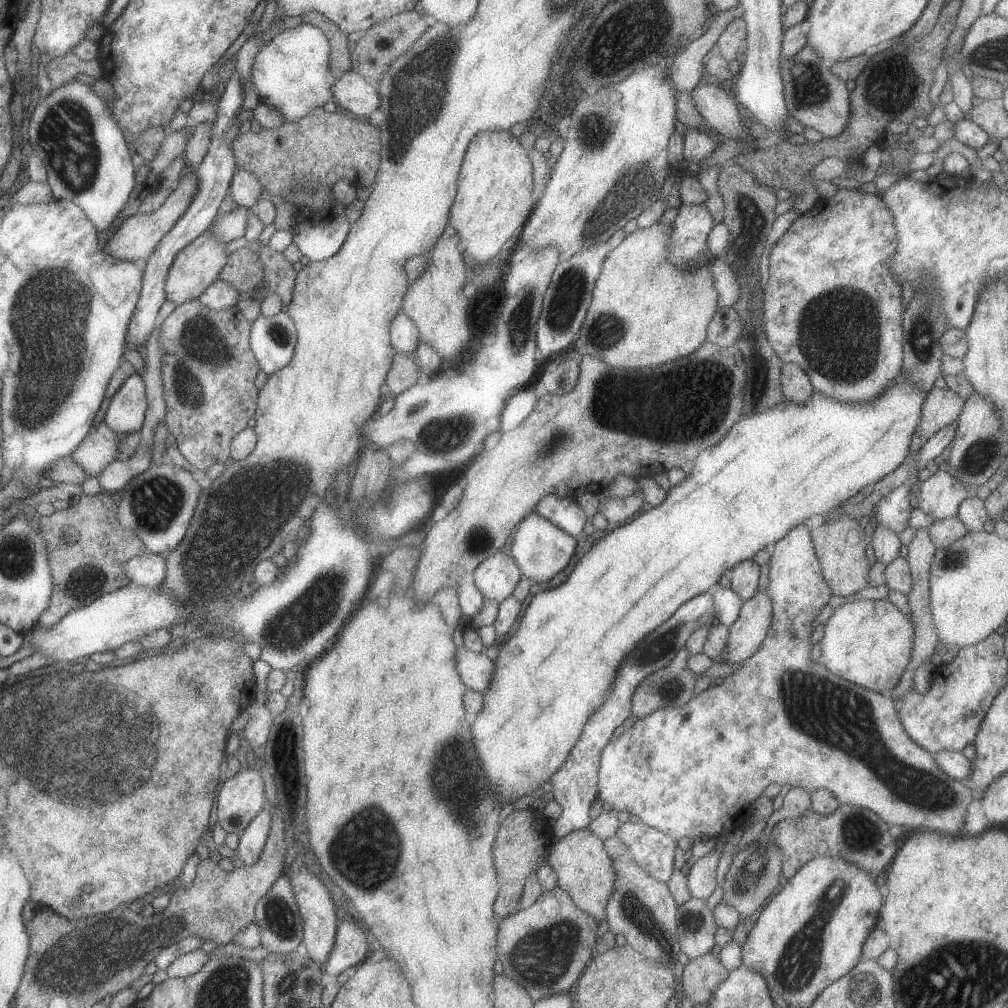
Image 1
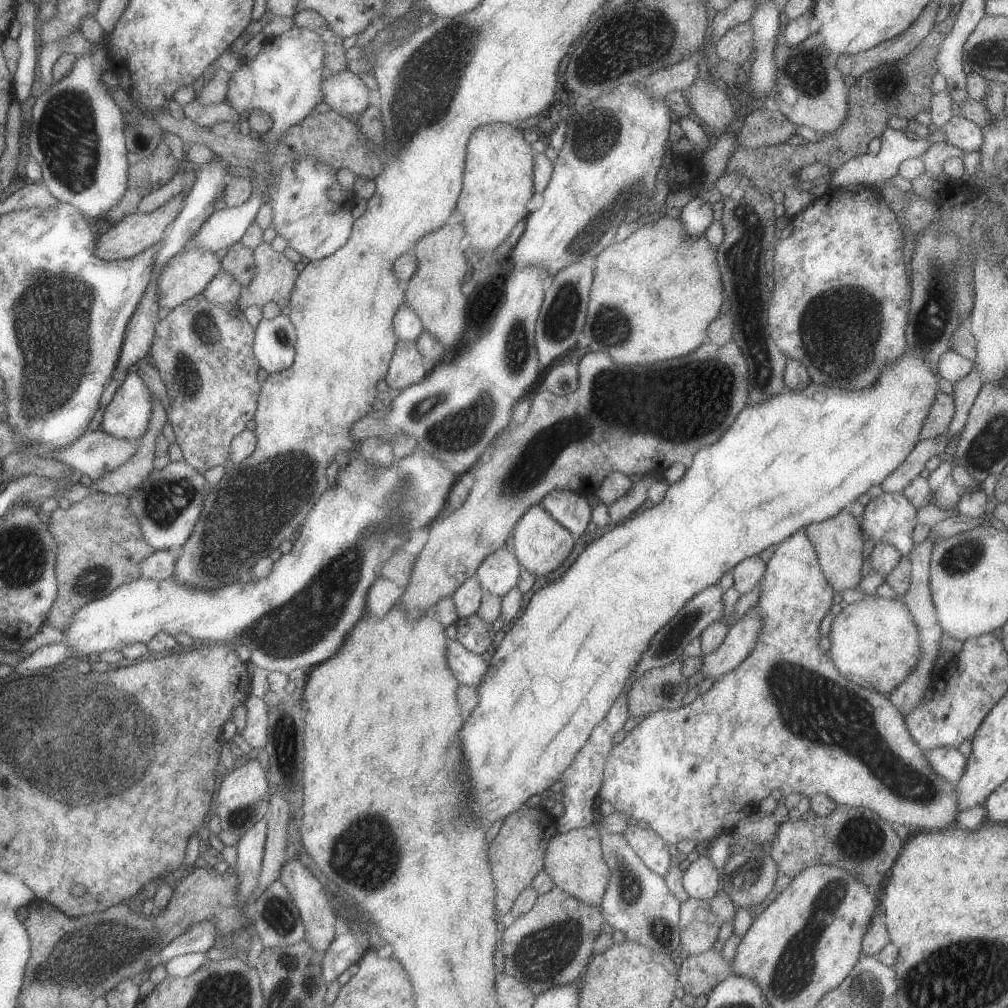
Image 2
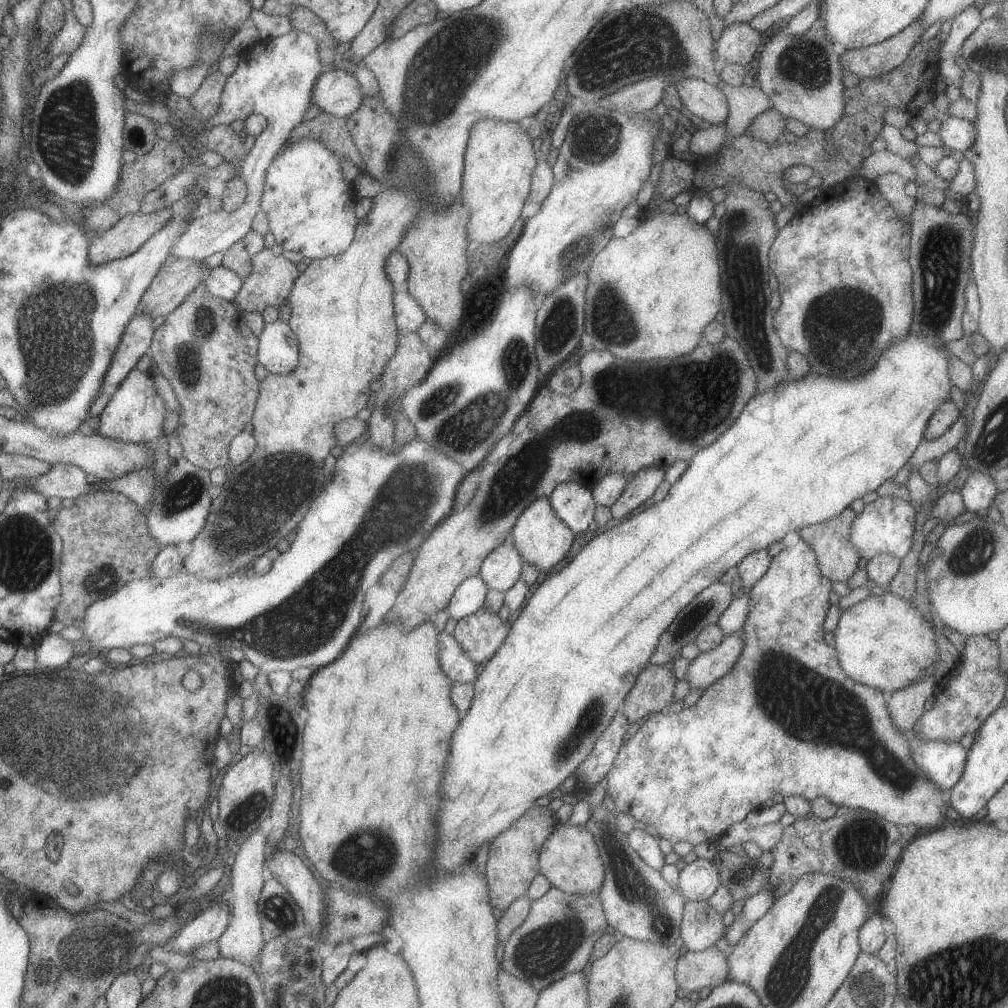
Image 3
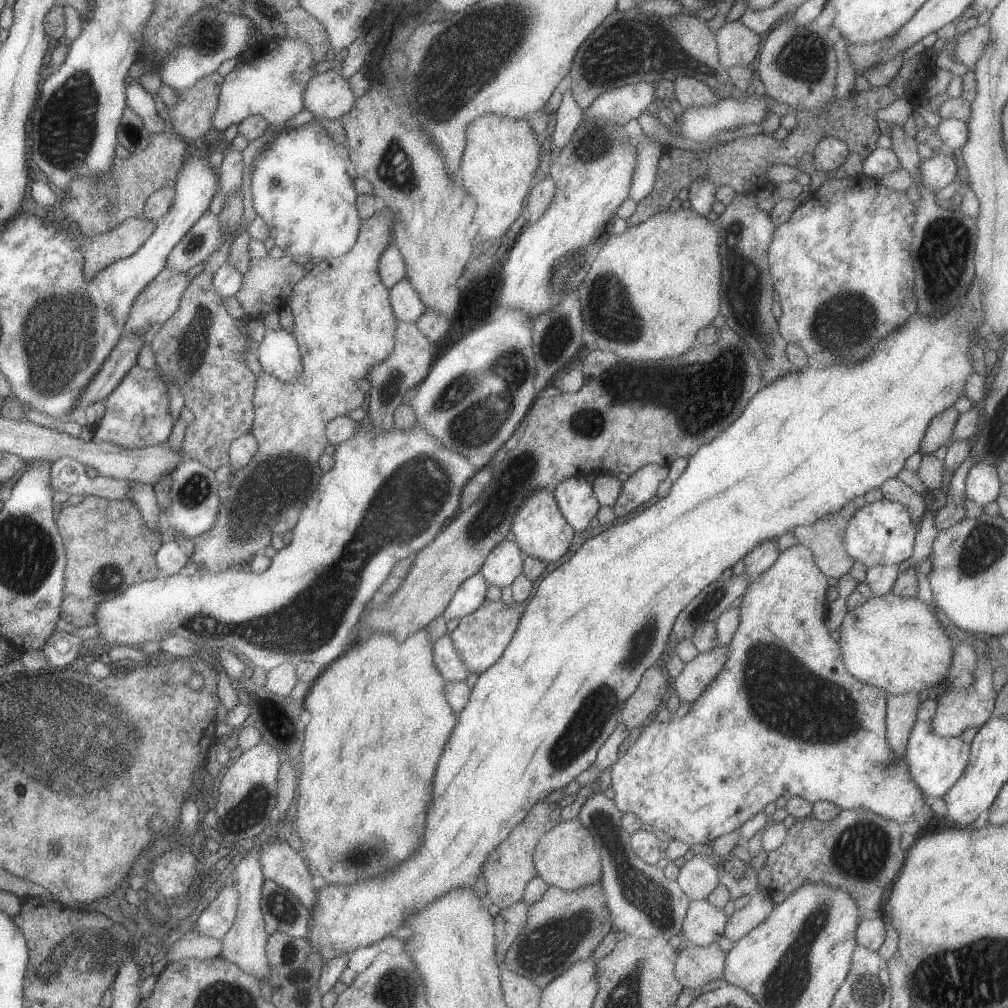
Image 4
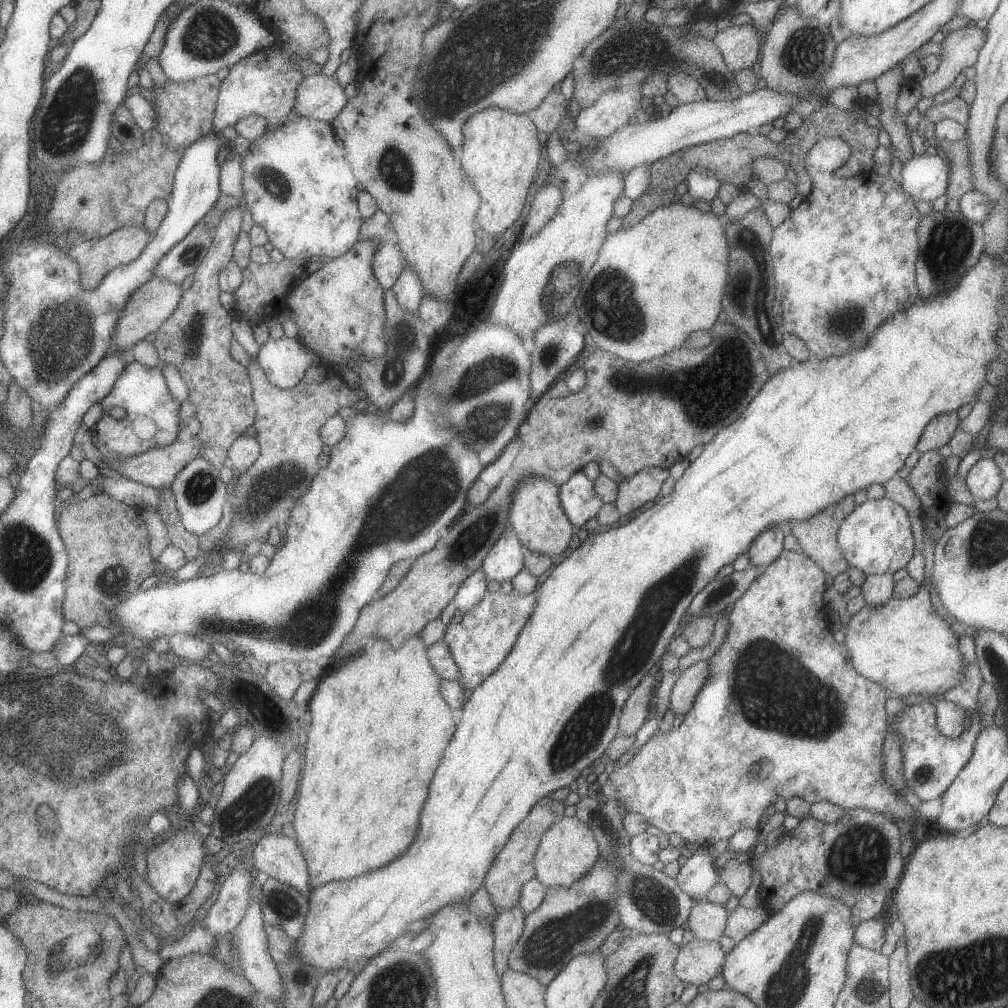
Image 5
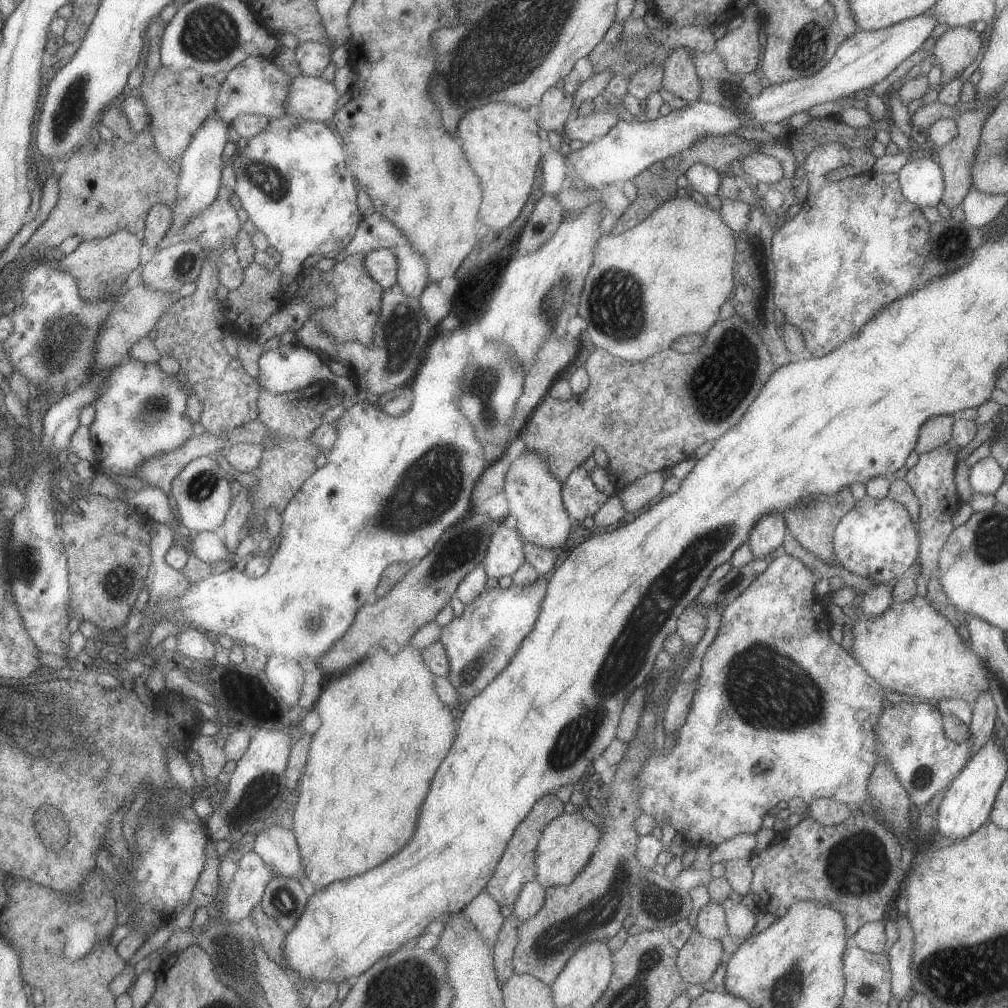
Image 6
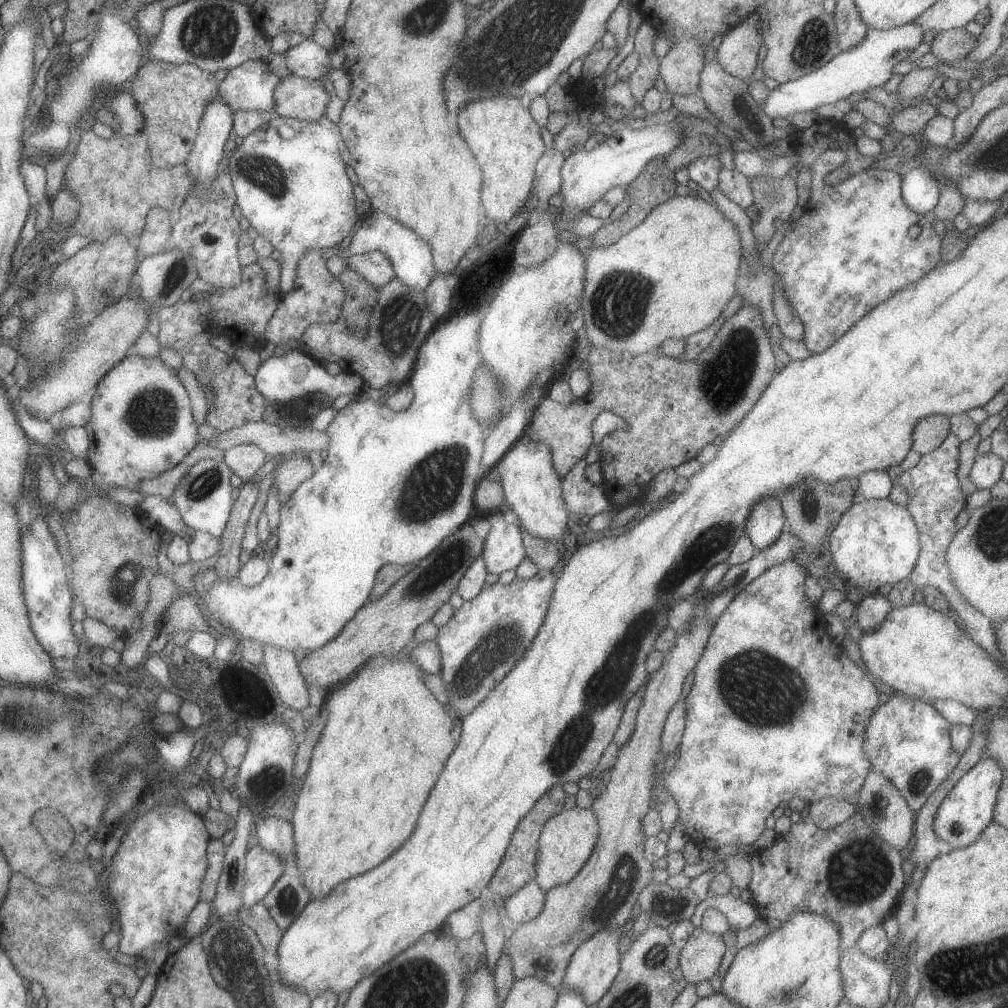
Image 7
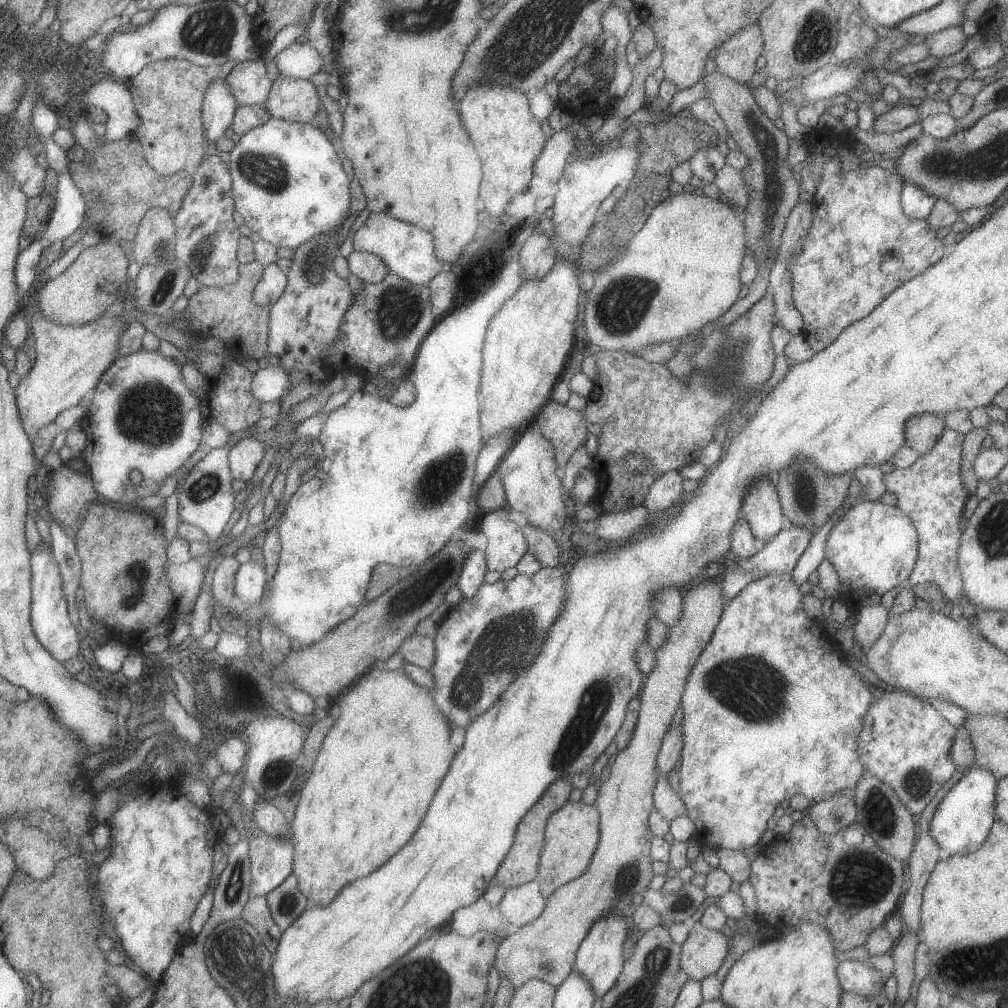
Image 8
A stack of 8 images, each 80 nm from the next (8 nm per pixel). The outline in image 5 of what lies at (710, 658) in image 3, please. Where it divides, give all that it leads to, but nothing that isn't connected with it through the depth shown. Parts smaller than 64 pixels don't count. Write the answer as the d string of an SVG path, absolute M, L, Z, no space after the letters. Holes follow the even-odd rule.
M702 660L692 664L680 674L670 694L670 710L674 715L685 716L694 705L696 696L702 690L710 676L710 660Z

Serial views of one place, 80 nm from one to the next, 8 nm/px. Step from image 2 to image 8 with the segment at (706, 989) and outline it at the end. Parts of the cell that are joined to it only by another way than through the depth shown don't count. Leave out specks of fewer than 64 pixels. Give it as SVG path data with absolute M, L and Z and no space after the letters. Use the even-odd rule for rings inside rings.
M696 918L689 935L681 944L681 965L690 979L701 981L722 966L729 951L729 940L722 933L704 926Z

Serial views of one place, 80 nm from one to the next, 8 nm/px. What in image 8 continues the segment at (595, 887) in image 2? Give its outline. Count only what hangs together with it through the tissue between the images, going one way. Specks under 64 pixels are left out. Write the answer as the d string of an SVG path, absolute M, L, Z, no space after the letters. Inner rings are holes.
M568 801L560 810L553 812L545 828L544 848L539 860L537 879L542 894L548 900L552 893L585 873L593 861L600 836L600 813L595 803Z

